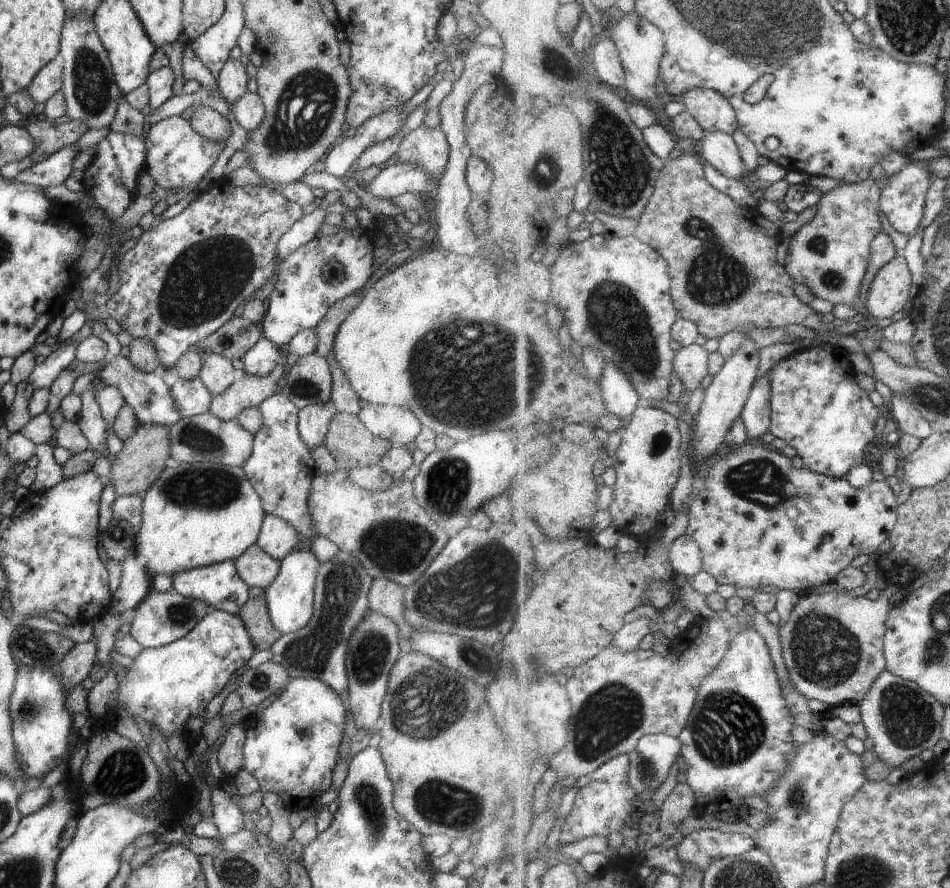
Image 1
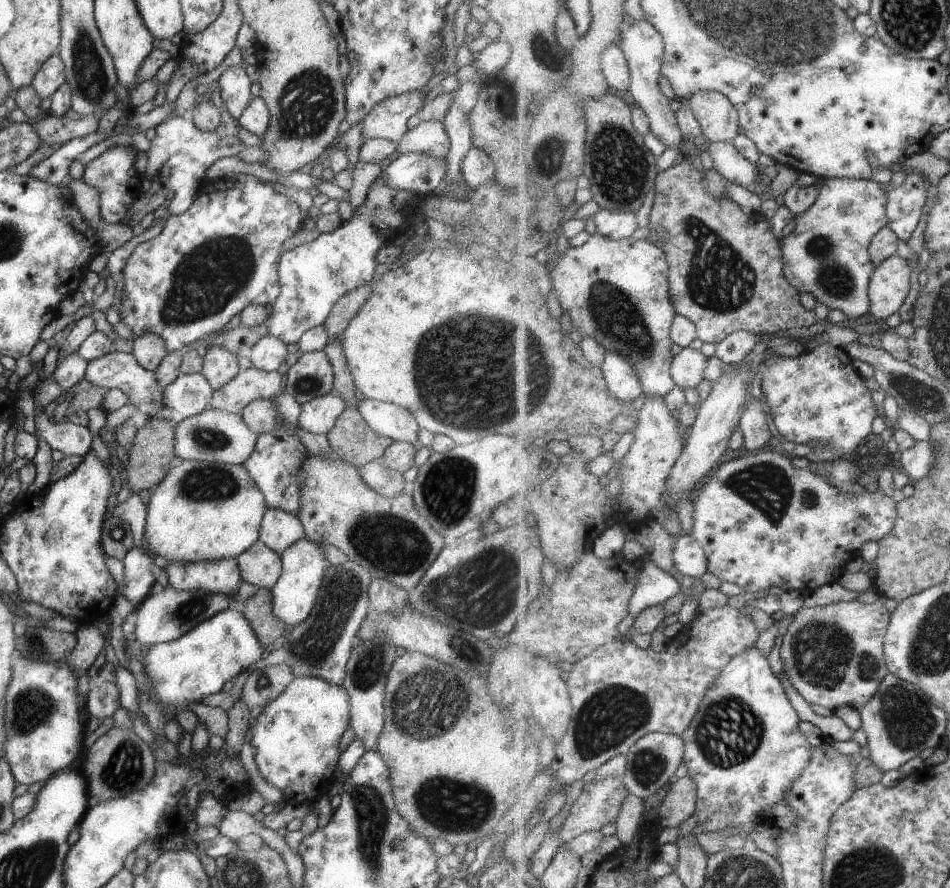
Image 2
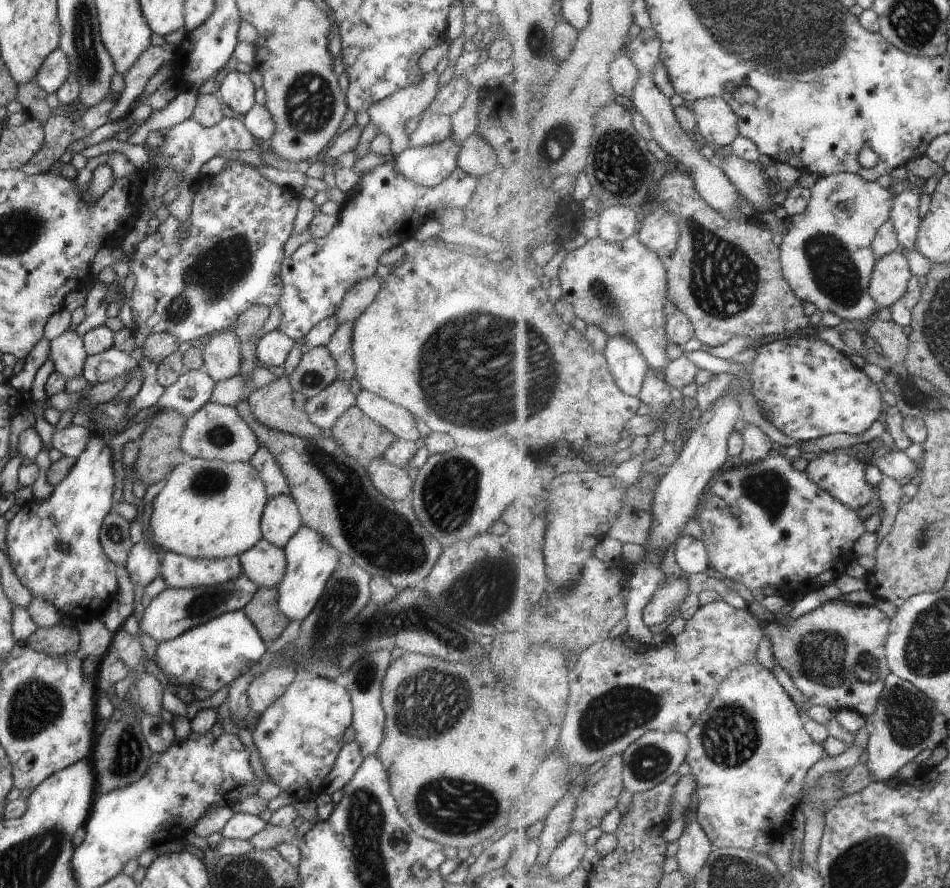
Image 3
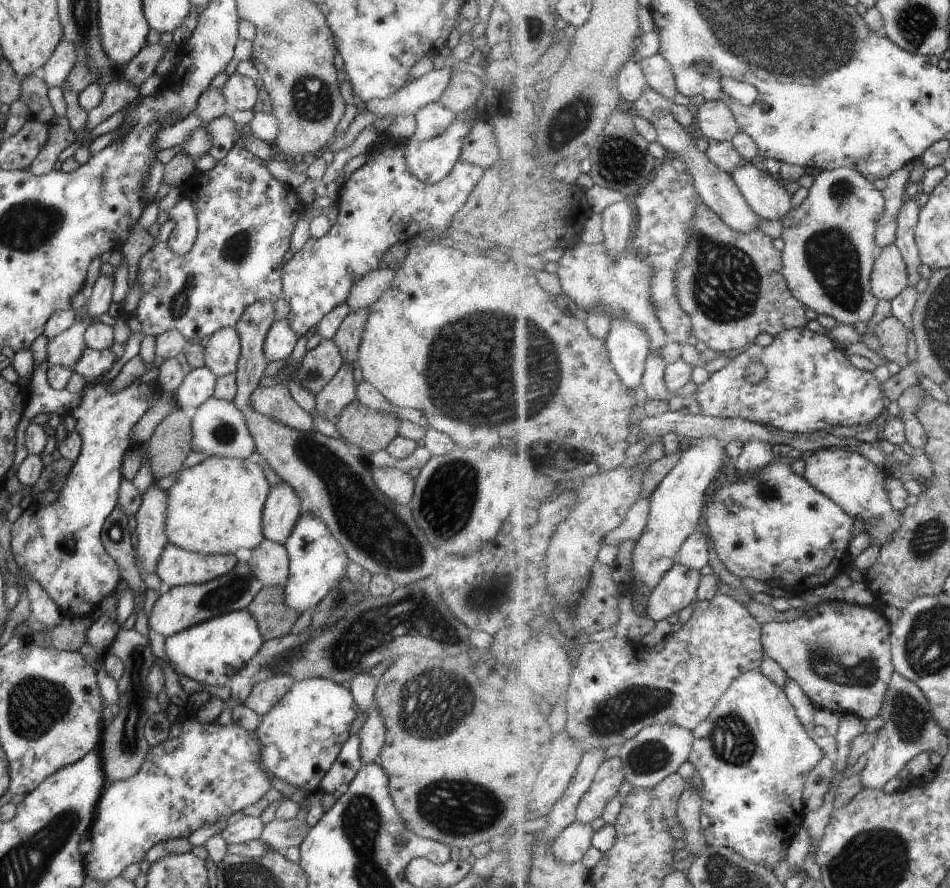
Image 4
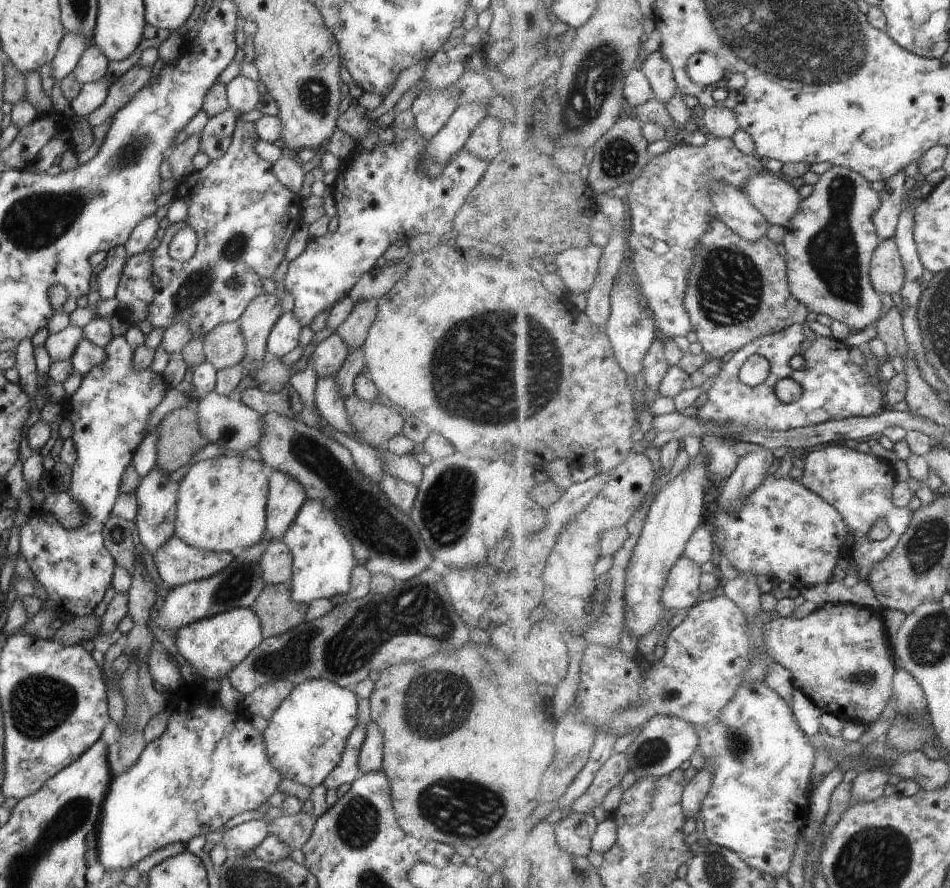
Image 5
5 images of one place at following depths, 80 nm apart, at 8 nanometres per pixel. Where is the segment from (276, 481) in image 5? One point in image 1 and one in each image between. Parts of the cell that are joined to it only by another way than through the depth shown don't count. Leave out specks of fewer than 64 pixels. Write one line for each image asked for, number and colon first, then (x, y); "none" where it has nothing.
1: (276, 537)
2: (278, 529)
3: (280, 519)
4: (281, 508)

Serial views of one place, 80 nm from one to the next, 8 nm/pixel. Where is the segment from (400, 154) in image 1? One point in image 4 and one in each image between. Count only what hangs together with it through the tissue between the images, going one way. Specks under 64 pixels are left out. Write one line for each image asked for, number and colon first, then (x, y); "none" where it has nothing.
2: (428, 137)
3: (433, 128)
4: (431, 120)

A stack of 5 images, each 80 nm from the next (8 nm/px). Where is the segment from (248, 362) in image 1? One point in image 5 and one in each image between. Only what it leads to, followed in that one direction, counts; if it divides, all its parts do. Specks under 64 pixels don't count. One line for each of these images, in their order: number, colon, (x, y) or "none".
2: (268, 354)
3: (271, 349)
4: (279, 341)
5: (282, 337)

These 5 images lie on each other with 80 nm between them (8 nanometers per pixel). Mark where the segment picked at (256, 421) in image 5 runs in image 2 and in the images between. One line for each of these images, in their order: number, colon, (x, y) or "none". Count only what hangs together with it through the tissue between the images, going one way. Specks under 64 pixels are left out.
2: (213, 436)
3: (215, 432)
4: (218, 429)

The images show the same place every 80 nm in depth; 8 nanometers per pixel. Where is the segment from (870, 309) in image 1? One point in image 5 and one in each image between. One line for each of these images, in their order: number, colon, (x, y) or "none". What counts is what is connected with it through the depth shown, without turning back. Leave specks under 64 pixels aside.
2: (889, 287)
3: (891, 277)
4: (890, 277)
5: (887, 272)

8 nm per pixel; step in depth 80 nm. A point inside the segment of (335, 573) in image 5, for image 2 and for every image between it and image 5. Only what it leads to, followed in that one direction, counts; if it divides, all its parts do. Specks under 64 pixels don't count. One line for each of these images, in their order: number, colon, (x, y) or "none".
2: (292, 596)
3: (309, 559)
4: (316, 561)

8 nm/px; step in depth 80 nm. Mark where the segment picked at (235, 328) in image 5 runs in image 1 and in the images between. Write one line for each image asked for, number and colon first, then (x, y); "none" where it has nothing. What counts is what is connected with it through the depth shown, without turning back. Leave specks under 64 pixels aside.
1: (216, 372)
2: (218, 366)
3: (220, 356)
4: (221, 350)

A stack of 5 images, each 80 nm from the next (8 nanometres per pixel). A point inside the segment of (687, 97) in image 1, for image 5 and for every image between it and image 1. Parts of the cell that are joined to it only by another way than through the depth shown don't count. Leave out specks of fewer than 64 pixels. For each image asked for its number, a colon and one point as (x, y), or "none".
2: (716, 115)
3: (717, 122)
4: (715, 121)
5: (719, 121)

